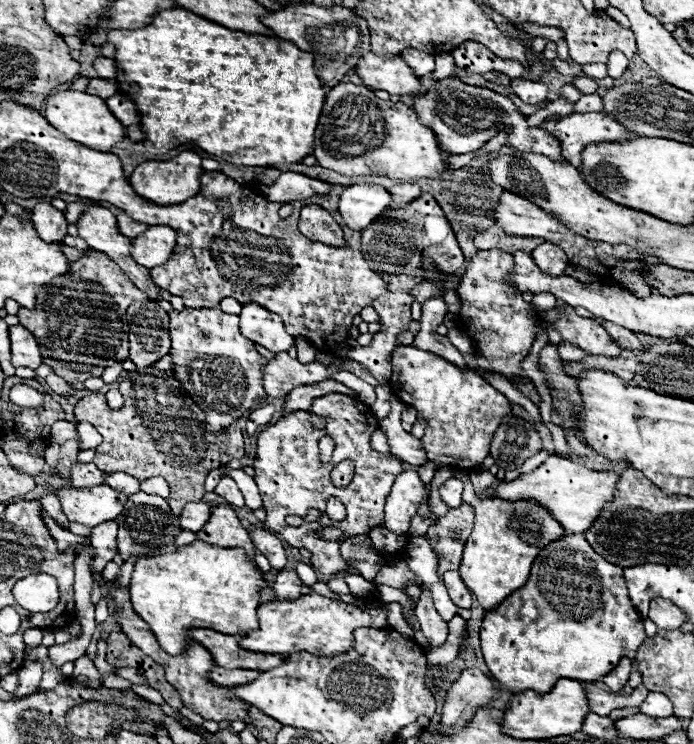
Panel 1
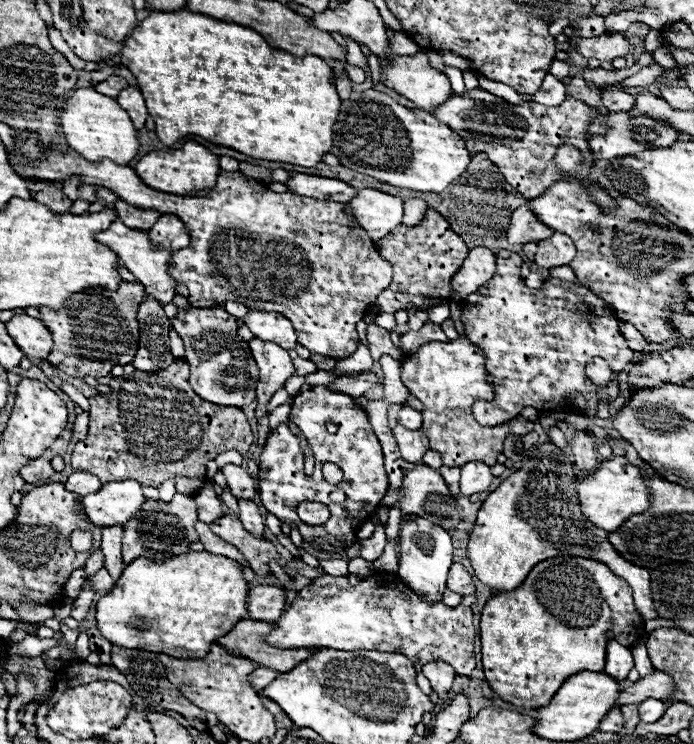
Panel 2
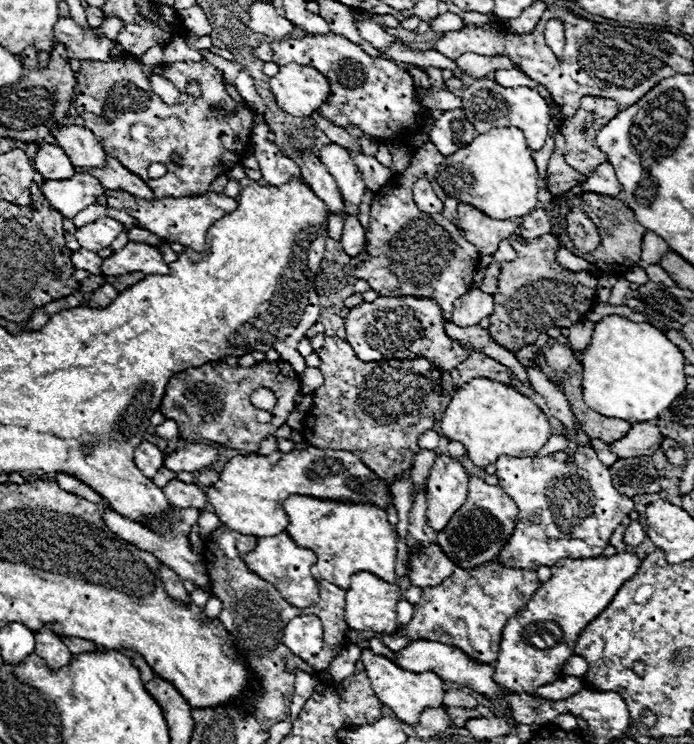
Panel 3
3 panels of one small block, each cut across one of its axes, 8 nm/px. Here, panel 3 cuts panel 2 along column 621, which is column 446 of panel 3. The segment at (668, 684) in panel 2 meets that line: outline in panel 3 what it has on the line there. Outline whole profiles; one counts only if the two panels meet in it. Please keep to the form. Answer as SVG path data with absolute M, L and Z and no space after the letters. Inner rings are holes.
M452 688L444 696L444 706L452 706L452 708L476 708L478 702L470 694Z

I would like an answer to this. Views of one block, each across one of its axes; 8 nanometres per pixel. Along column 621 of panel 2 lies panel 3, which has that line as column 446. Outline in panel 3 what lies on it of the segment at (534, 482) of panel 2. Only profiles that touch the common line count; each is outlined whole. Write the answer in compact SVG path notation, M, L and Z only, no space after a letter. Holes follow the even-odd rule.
M430 544L422 550L416 550L410 554L410 584L412 586L436 586L450 574L454 574L454 562L442 552L438 544Z

